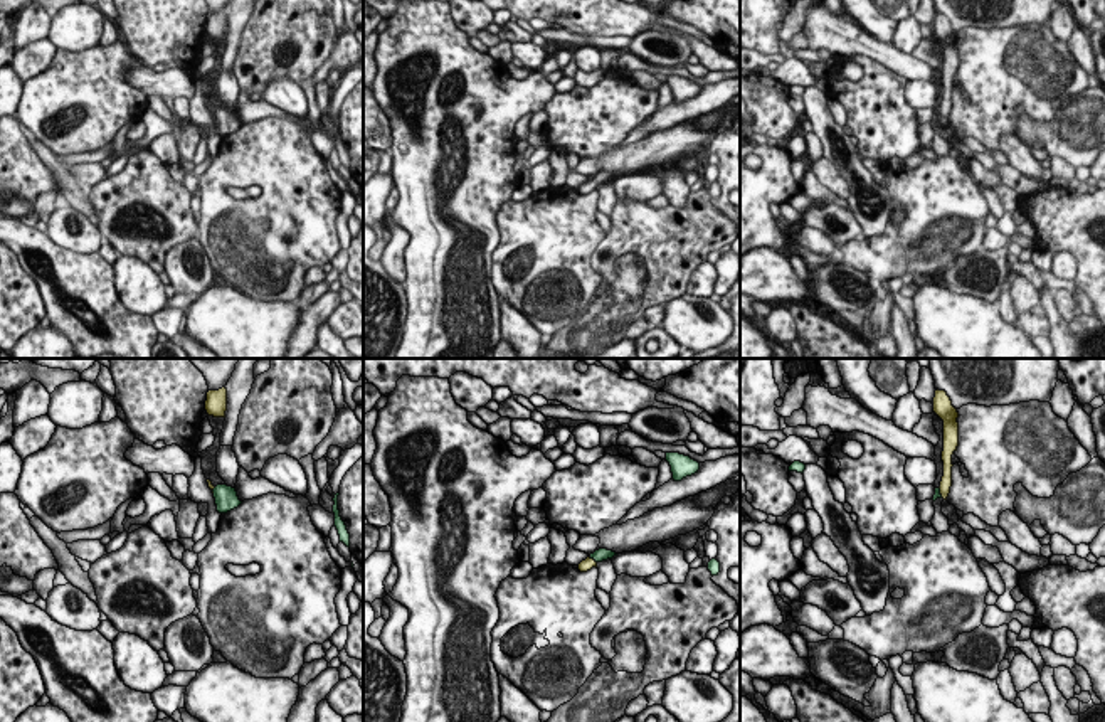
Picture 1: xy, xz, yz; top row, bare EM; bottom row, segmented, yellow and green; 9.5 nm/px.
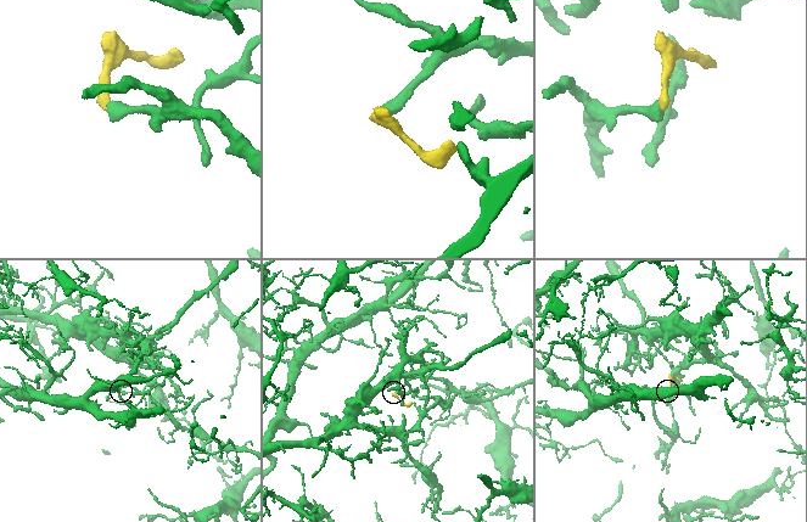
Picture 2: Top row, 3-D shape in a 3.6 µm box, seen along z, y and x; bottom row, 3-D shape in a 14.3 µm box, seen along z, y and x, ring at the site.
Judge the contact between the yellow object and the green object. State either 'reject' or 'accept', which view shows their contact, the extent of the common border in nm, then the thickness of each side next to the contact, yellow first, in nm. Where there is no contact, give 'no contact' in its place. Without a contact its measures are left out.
accept | xz | 100 nm | 120/130 nm

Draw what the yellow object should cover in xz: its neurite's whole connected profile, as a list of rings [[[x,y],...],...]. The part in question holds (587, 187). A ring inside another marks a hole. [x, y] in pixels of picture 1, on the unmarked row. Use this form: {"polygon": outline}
{"polygon": [[[599,172],[599,173],[595,173],[594,177],[590,177],[585,183],[582,183],[582,185],[579,187],[579,194],[580,194],[580,195],[587,195],[587,194],[590,194],[592,190],[597,190],[599,185],[607,183],[607,182],[612,182],[614,178],[617,178],[617,177],[612,175],[612,173]]]}

